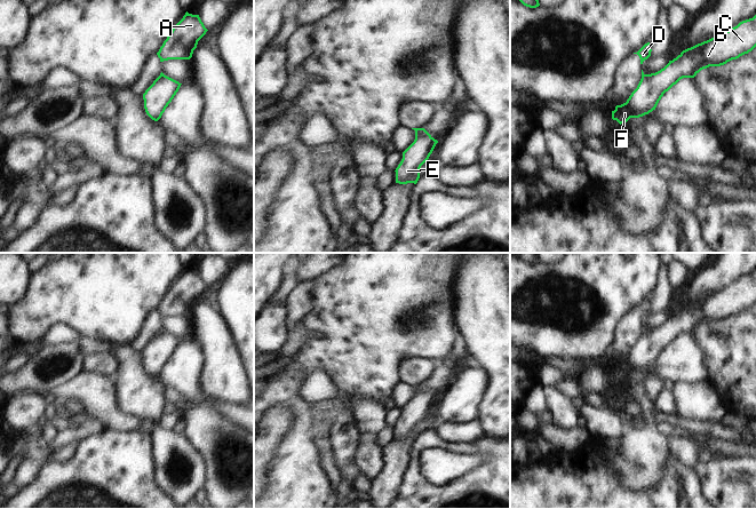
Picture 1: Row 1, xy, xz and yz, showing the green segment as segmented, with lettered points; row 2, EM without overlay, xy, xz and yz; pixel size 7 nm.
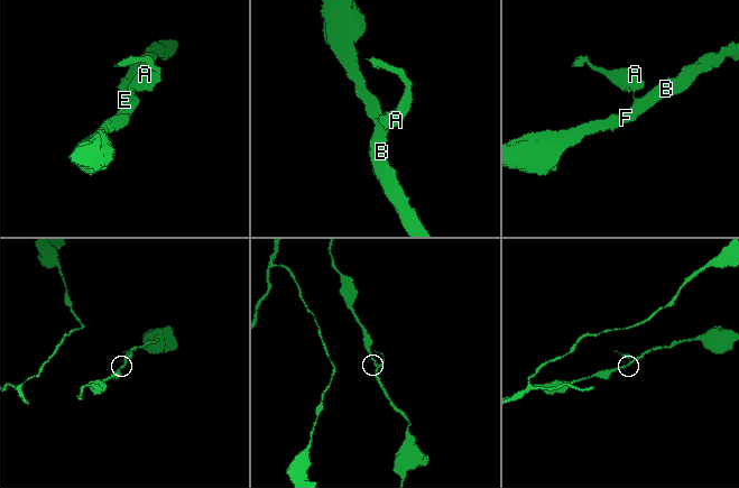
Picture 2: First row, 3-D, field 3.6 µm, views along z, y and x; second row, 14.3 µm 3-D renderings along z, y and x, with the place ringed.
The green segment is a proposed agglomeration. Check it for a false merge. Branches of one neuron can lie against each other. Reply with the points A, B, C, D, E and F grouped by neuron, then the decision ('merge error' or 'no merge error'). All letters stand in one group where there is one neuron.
A D / B C E F | merge error

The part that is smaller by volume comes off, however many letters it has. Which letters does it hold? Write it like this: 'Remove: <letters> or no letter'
Remove: A, D

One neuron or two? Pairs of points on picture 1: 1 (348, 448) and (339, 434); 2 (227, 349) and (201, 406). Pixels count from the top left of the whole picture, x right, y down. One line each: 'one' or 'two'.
1: one
2: two

